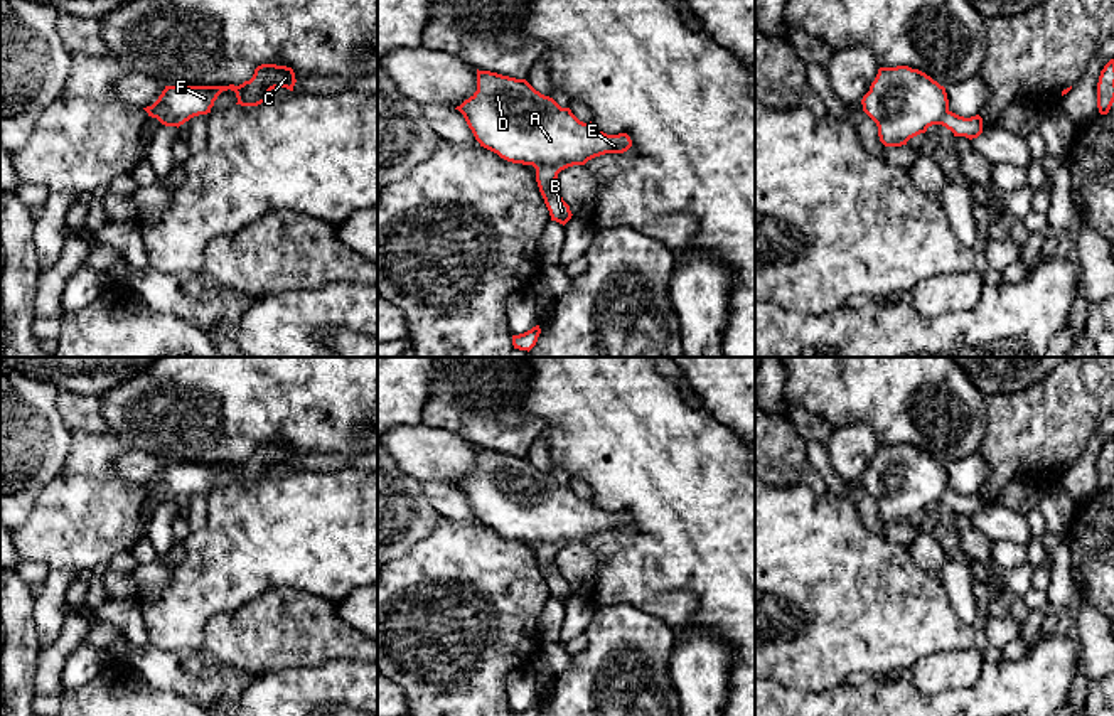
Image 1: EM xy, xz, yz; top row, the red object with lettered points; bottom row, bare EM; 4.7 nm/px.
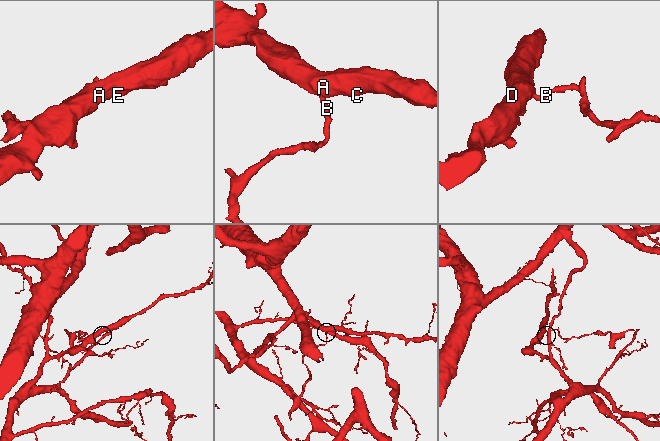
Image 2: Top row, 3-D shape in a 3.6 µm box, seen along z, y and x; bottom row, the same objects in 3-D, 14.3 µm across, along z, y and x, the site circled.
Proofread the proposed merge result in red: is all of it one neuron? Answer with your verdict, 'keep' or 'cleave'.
cleave

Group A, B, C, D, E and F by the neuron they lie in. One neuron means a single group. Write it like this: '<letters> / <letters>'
A C D E F / B

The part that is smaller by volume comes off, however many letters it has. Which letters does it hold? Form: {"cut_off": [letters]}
{"cut_off": ["B"]}

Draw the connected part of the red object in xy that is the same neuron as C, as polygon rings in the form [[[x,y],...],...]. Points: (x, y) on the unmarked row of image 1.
[[[261,441],[249,458],[239,463],[165,463],[158,477],[143,485],[152,495],[177,495],[182,500],[194,494],[211,490],[214,478],[222,468],[234,468],[241,484],[258,484],[266,480],[266,472],[275,465],[293,468],[297,457],[292,445]]]

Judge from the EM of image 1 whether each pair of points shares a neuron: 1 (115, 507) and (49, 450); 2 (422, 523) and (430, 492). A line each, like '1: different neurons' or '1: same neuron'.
1: different neurons
2: different neurons

